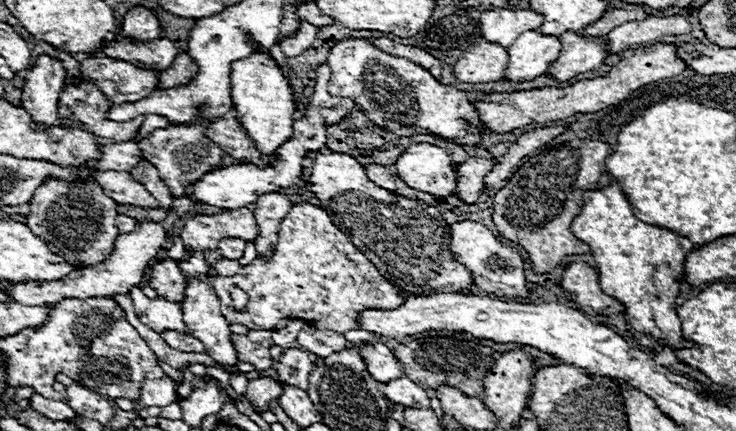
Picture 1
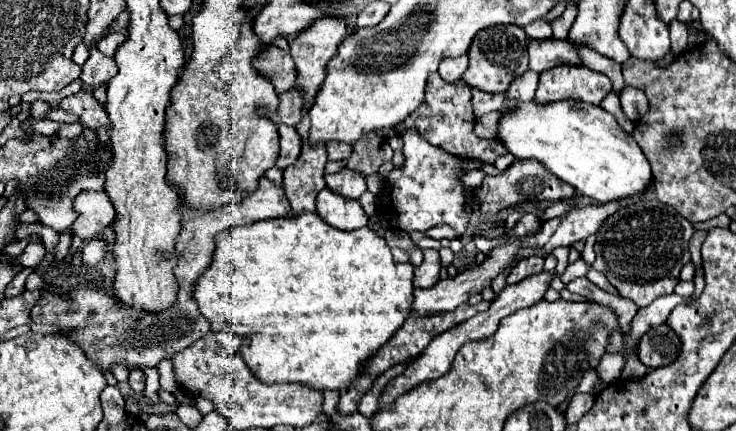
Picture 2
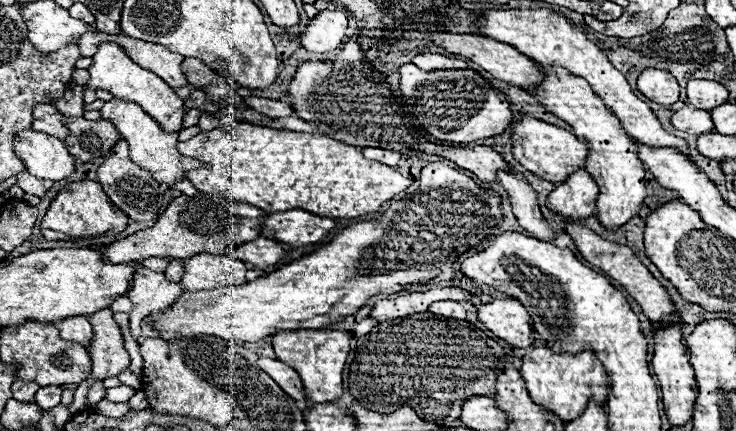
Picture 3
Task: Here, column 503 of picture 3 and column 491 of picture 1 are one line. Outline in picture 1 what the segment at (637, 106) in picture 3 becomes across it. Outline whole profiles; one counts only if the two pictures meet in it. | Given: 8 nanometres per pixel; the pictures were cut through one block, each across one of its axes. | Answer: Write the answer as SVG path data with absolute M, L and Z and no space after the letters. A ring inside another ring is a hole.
M494 8L482 12L482 36L488 42L502 44L504 48L512 46L516 36L526 30L536 30L544 22L542 14L536 10L506 10Z

